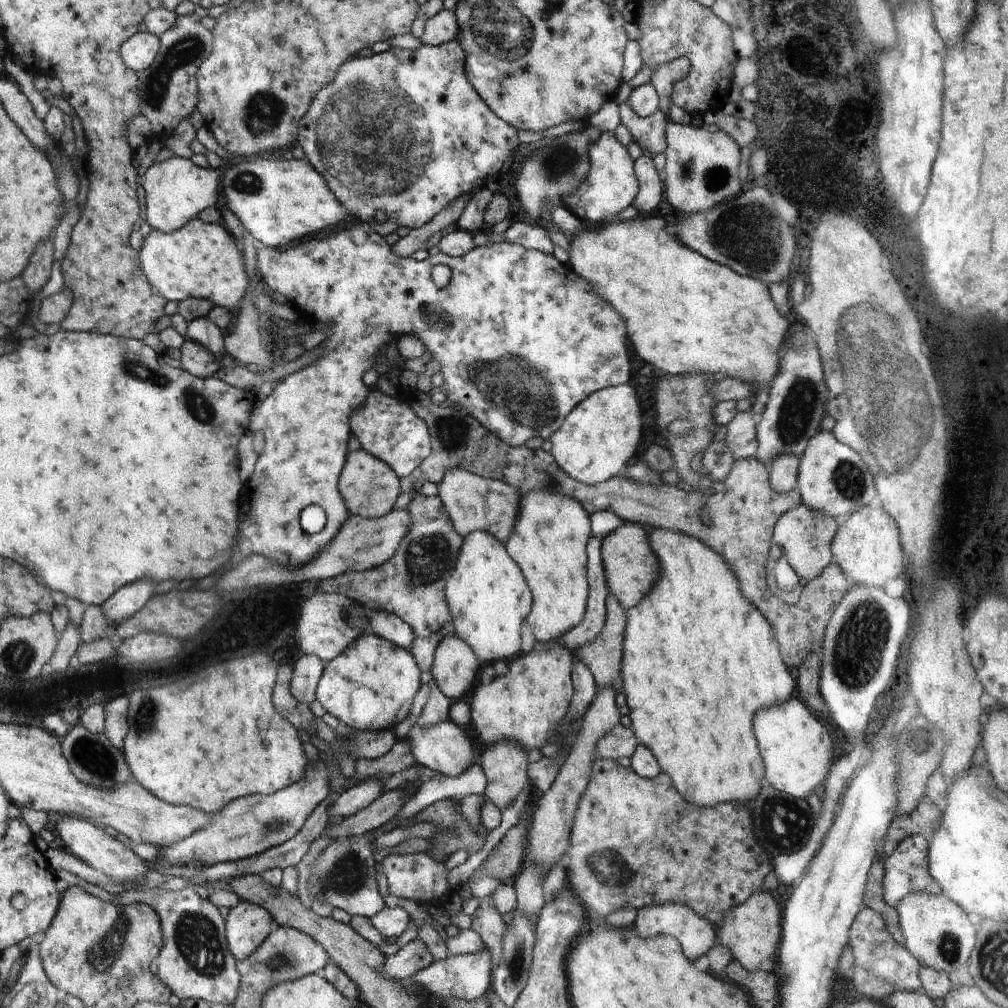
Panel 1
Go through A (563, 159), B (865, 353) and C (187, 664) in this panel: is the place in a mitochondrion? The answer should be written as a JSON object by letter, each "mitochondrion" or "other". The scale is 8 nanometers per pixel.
{"A":"mitochondrion","B":"mitochondrion","C":"other"}

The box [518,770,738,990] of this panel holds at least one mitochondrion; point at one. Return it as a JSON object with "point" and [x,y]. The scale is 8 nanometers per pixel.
{"point":[609,866]}

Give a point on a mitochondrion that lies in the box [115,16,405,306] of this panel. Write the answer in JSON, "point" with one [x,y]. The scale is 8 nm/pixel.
{"point":[185,51]}

